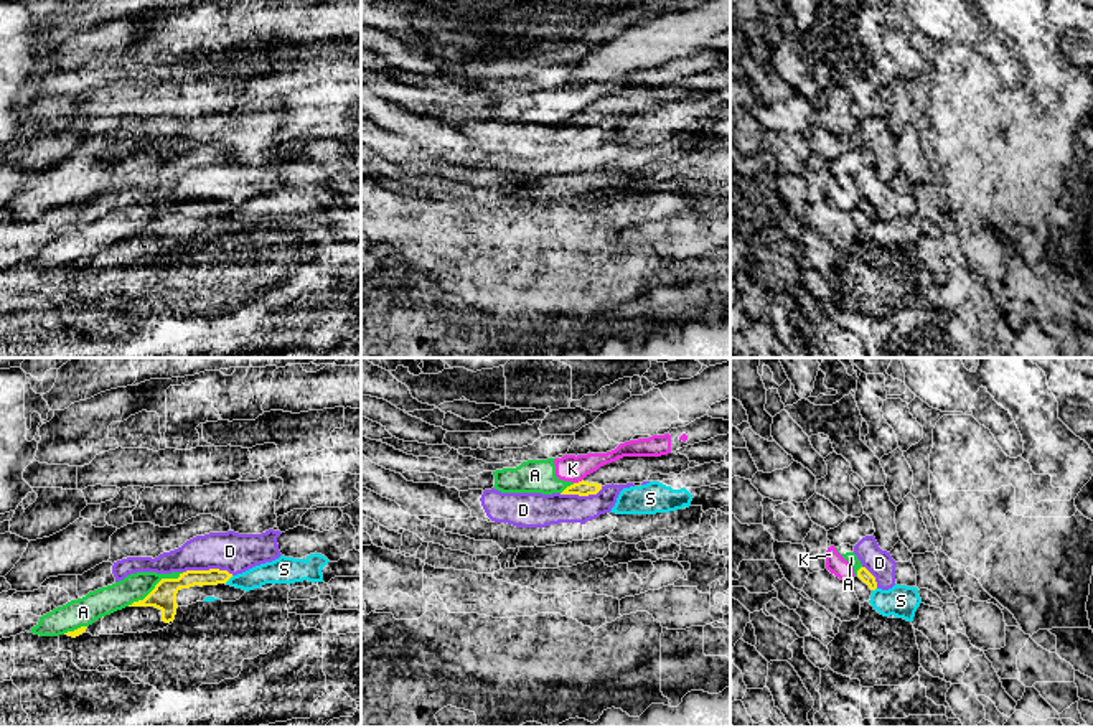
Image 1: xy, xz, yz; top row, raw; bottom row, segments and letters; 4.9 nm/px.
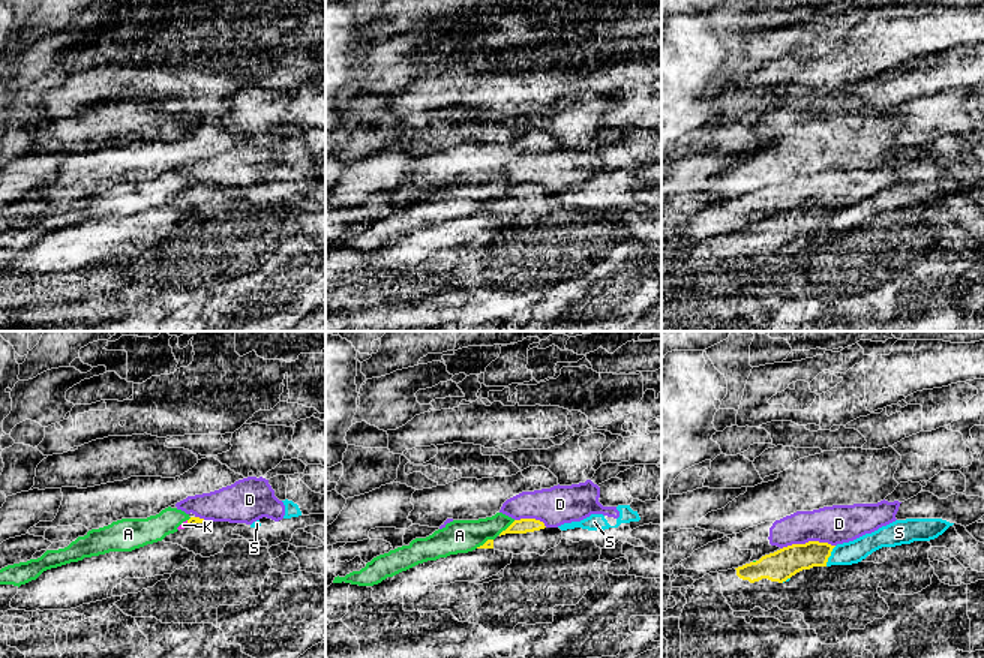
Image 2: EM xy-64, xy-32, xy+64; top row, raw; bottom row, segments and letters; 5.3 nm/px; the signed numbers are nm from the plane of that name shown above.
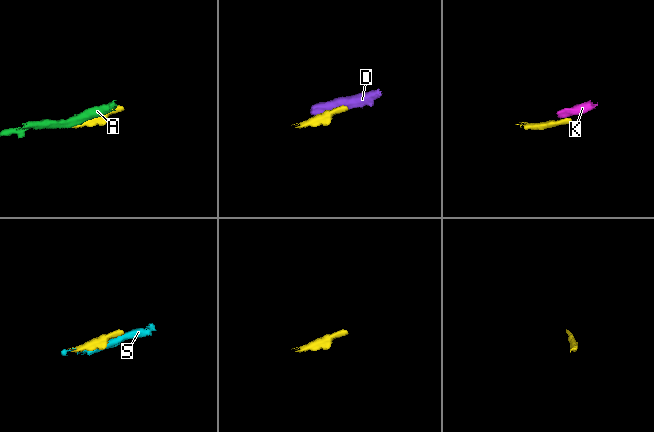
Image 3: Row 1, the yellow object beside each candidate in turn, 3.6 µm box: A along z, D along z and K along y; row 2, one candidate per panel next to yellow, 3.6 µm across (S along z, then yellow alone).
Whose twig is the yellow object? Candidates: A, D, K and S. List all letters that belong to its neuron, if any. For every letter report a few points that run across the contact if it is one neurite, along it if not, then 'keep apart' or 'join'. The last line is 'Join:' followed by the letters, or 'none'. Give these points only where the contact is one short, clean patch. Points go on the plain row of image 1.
A: keep apart
D: keep apart
K: line xz (582, 109), (574, 114); keep apart
S: keep apart
Join: none

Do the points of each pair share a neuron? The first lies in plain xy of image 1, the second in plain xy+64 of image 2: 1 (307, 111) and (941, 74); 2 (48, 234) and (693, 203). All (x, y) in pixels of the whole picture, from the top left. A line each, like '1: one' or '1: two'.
1: two
2: two

